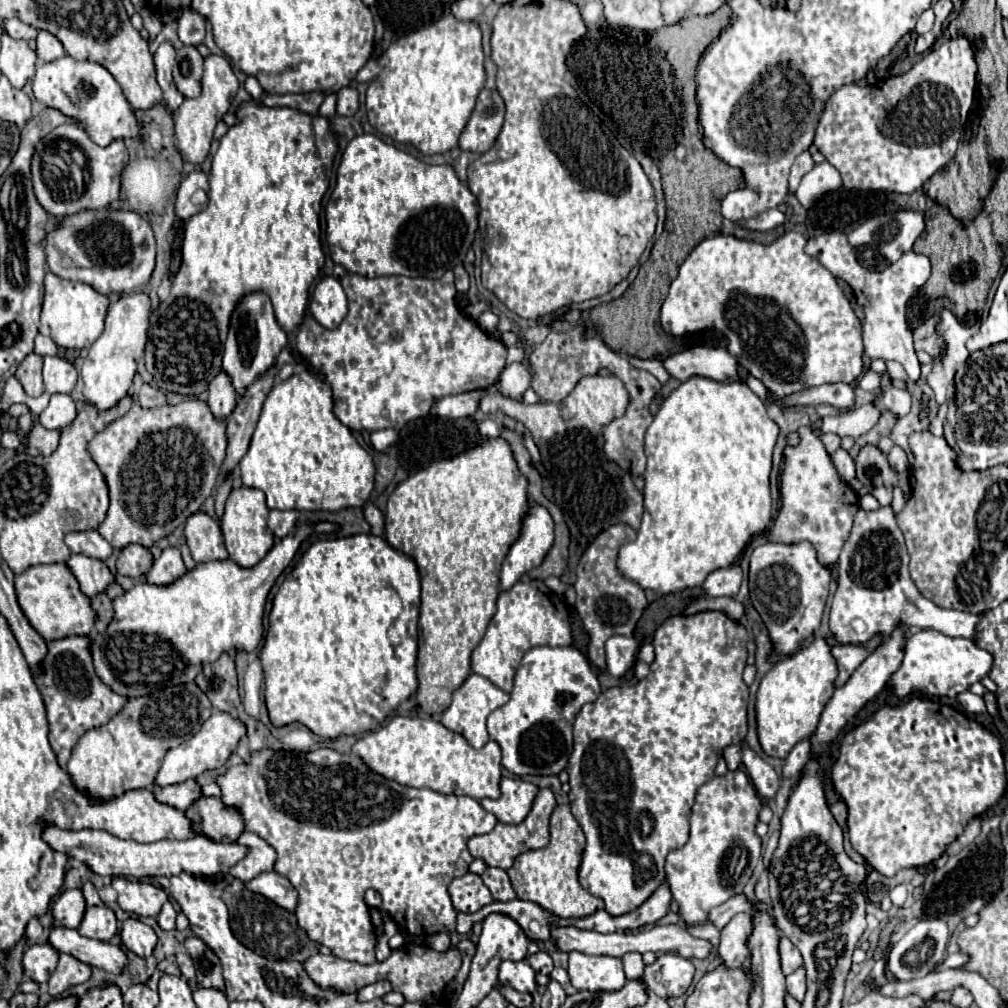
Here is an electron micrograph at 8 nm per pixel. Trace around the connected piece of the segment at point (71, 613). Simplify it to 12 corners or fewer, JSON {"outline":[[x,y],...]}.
{"outline":[[68,564],[14,578],[44,640],[86,636],[98,620]]}

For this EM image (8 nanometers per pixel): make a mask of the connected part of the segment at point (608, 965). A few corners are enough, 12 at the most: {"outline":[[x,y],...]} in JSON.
{"outline":[[570,952],[576,990],[620,990],[622,960]]}

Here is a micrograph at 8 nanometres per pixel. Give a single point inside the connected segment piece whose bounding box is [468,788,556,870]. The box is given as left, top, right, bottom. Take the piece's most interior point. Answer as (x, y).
(498, 848)

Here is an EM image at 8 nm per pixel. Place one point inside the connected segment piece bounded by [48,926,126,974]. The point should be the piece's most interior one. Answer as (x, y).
(104, 955)

